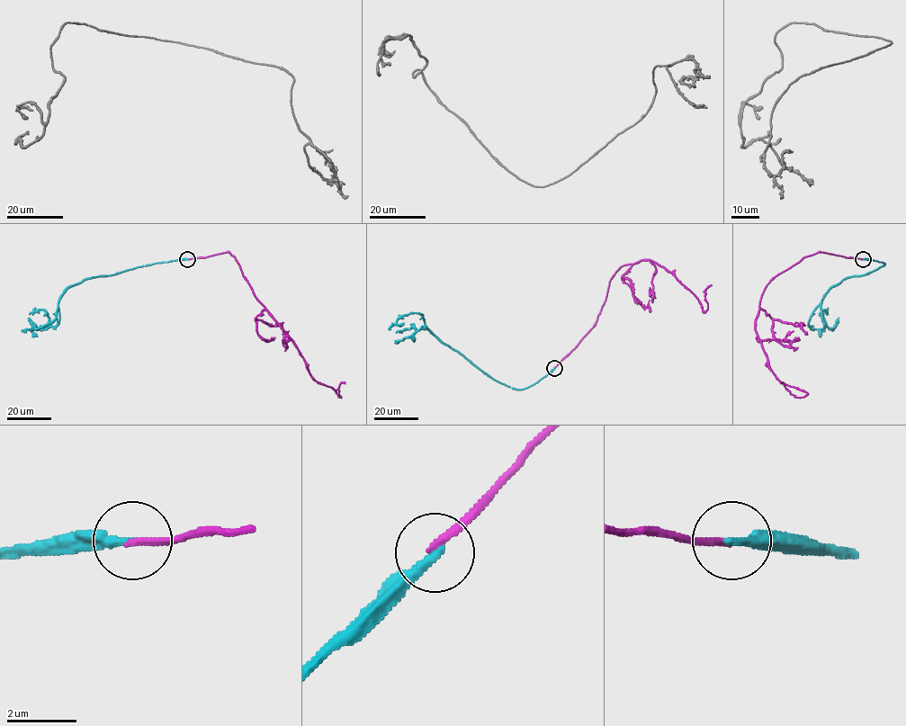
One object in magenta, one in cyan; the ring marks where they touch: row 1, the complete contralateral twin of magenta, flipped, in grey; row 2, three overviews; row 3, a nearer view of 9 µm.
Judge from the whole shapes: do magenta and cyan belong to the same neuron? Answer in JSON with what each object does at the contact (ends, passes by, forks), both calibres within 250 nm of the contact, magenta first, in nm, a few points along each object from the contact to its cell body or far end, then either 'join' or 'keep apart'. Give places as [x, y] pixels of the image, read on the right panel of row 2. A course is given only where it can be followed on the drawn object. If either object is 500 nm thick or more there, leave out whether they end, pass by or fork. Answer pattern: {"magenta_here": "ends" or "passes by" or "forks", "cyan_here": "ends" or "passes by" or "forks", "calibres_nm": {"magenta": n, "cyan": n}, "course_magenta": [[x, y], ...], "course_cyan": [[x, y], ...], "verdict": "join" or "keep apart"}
{"magenta_here": "ends", "cyan_here": "ends", "calibres_nm": {"magenta": 200, "cyan": 280}, "course_magenta": [[863, 259], [818, 252], [765, 288], [757, 336], [775, 377], [807, 394], [794, 397], [781, 383]], "course_cyan": [[864, 259], [884, 264], [871, 273], [847, 276], [833, 285], [820, 301], [824, 327], [823, 309], [828, 314]], "verdict": "keep apart"}

